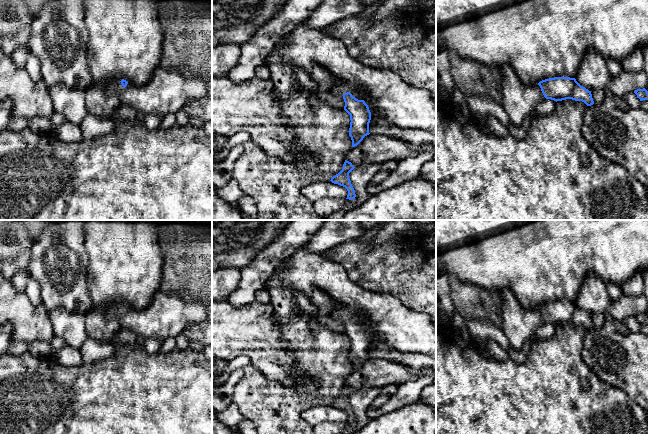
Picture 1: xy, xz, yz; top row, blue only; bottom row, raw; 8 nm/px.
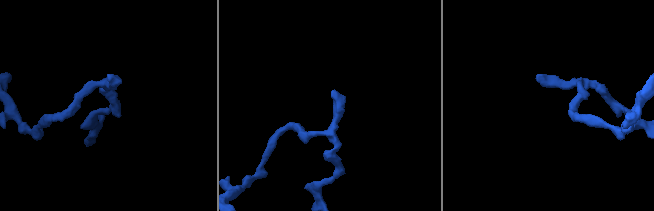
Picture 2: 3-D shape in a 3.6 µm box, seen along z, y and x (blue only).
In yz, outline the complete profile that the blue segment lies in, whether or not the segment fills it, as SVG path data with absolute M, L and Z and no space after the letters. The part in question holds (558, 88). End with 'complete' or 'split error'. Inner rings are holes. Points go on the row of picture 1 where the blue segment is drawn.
M502 65L502 106L508 115L510 123L520 126L526 118L529 118L530 113L541 103L545 98L554 101L562 101L572 99L582 101L587 106L594 104L591 91L581 86L575 78L570 77L554 77L540 81L535 85L524 84L517 76L514 69L509 65Z | split error

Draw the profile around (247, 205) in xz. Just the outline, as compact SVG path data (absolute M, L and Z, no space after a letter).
M247 196L243 197L237 202L237 205L245 215L251 217L253 220L257 220L258 210L253 199Z

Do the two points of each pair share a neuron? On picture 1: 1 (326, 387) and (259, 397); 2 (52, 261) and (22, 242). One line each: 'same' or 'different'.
1: same
2: different

